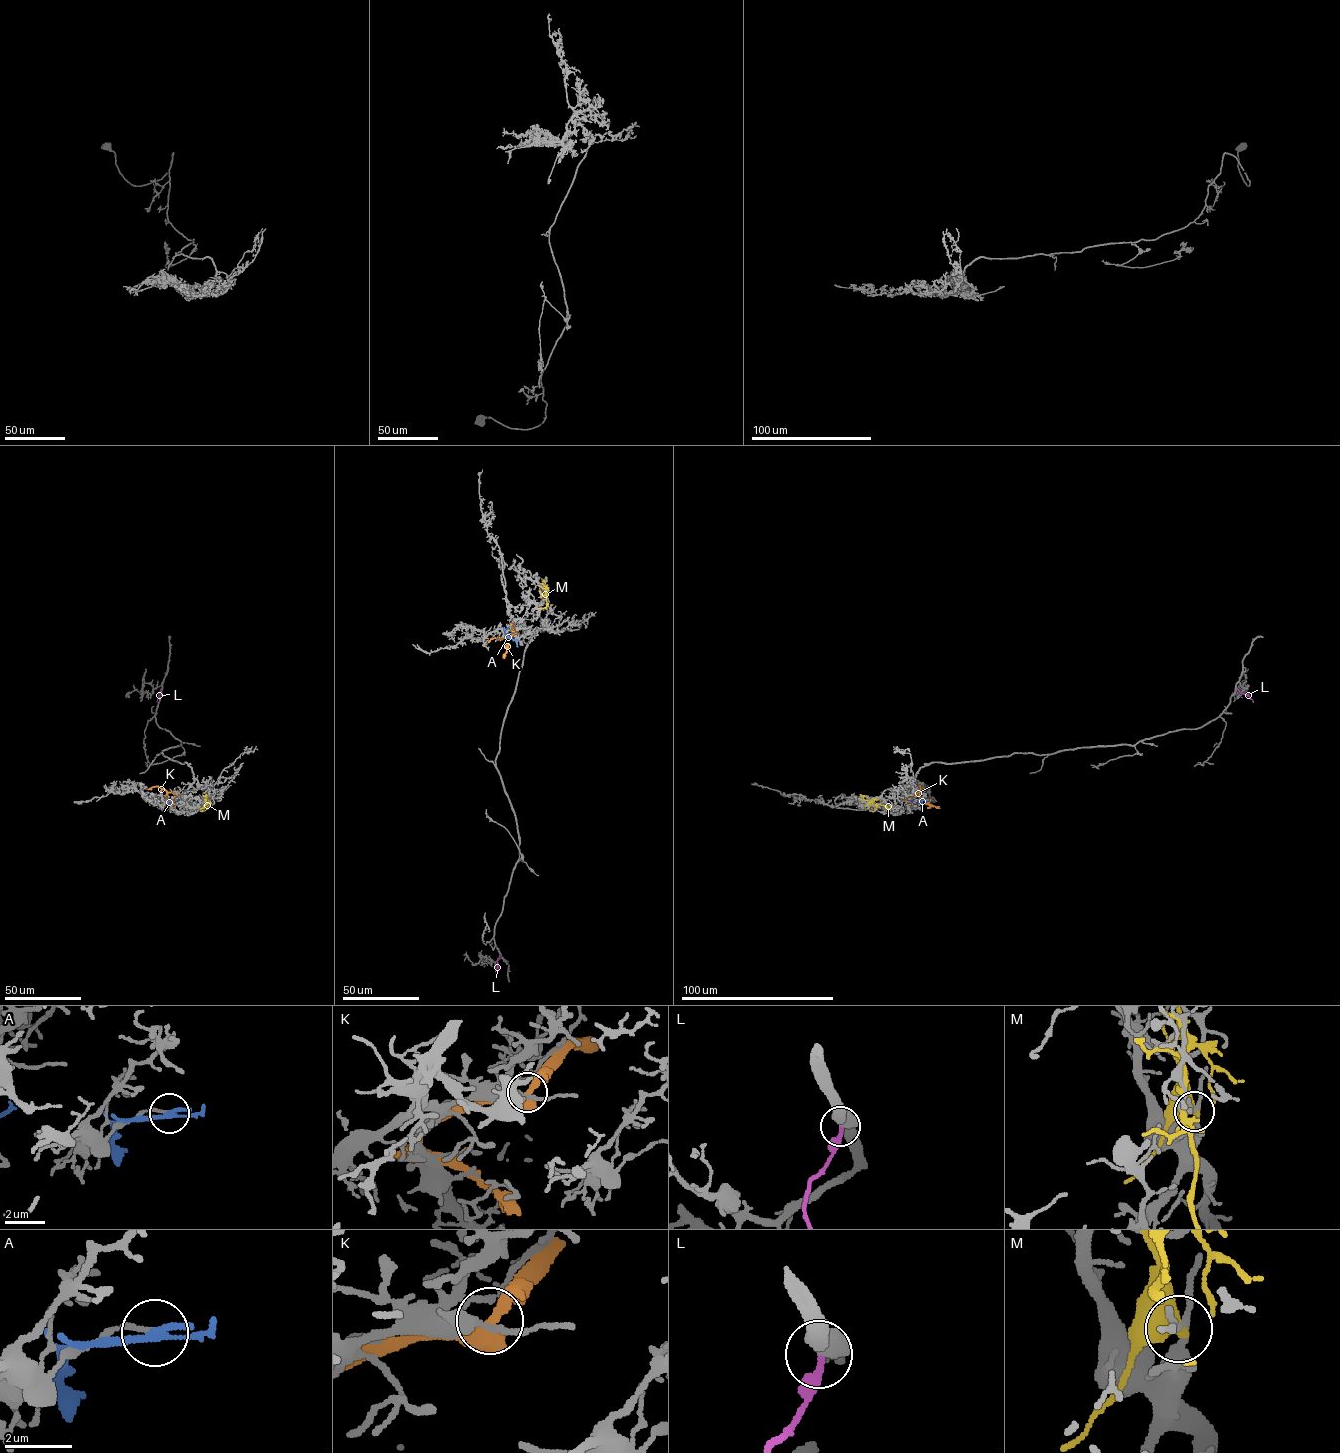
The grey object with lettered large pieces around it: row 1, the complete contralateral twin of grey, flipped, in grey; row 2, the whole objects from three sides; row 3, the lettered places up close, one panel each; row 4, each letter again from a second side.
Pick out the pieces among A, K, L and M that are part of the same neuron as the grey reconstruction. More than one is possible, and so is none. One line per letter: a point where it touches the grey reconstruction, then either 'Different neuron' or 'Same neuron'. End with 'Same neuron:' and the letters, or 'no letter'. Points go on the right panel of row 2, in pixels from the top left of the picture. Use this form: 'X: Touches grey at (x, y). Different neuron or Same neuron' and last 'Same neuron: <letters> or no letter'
A: Touches grey at (925, 800). Different neuron
K: Touches grey at (914, 796). Different neuron
L: Touches grey at (1236, 688). Different neuron
M: Touches grey at (875, 799). Different neuron
Same neuron: no letter

